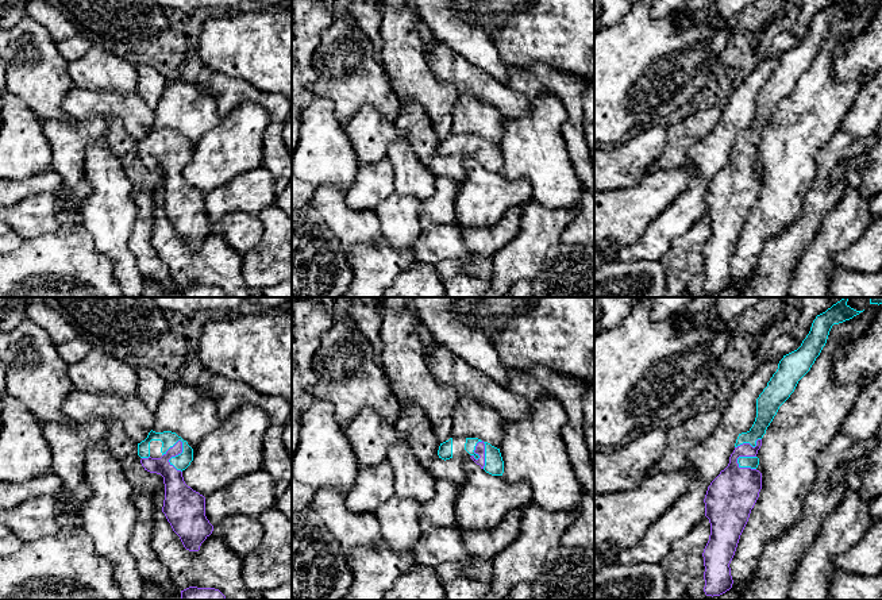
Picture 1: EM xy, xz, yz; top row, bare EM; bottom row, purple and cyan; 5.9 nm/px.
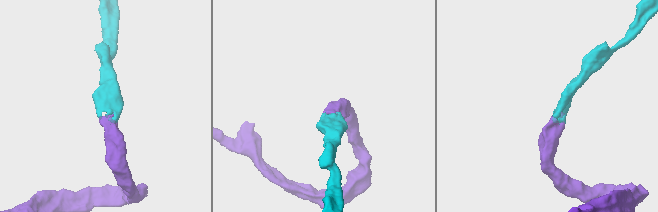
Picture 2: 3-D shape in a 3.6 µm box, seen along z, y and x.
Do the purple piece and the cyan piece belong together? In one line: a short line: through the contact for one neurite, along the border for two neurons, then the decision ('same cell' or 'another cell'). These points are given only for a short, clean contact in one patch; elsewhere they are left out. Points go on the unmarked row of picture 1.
same cell

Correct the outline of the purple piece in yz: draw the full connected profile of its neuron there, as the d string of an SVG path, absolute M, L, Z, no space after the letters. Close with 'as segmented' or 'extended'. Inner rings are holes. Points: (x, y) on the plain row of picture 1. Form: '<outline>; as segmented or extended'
M836 0L816 14L801 43L779 58L777 69L756 96L752 124L739 131L728 164L708 184L704 200L710 232L702 250L706 293L720 293L732 285L729 261L762 186L756 151L767 124L798 78L810 68L827 41L832 23L860 9L863 8L856 8L847 0Z; extended

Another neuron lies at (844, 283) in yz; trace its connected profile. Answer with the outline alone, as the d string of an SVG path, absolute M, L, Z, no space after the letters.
M836 268L827 297L882 297L882 269L875 273L859 273Z

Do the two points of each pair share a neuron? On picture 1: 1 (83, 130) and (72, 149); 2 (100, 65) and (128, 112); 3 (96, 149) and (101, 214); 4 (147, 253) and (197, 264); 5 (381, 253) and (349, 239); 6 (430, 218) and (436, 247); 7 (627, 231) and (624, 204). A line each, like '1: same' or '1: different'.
1: same
2: different
3: same
4: different
5: different
6: different
7: same

